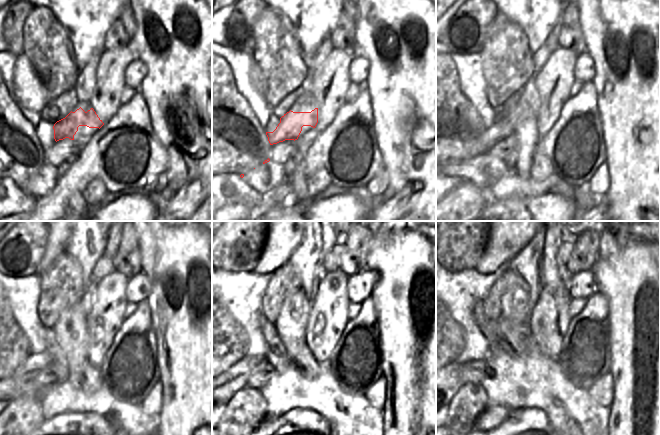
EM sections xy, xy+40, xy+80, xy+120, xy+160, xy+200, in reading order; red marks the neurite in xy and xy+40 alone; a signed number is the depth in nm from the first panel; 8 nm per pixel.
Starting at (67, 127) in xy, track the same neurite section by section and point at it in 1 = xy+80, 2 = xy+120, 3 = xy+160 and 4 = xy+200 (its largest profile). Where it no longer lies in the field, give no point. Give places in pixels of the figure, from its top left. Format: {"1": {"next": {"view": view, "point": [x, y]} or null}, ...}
{"1": {"next": {"view": "xy+80", "point": [506, 125]}}, "2": {"next": {"view": "xy+120", "point": [24, 381]}}, "3": {"next": {"view": "xy+160", "point": [234, 379]}}, "4": {"next": {"view": "xy+200", "point": [456, 382]}}}

